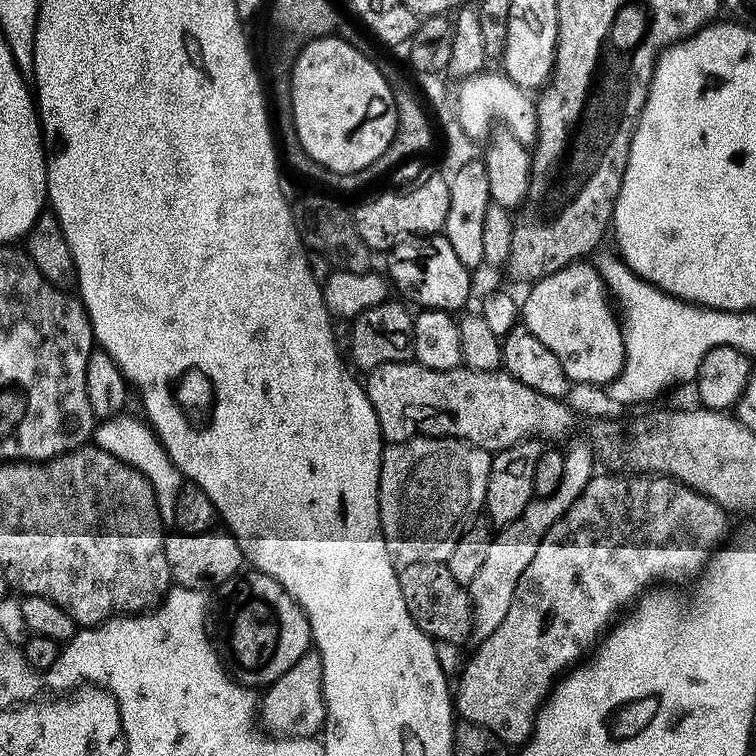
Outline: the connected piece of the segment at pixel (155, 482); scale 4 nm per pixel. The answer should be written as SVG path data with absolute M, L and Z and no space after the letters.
M128 415L112 416L108 420L101 421L93 431L93 441L97 447L134 466L147 477L155 491L160 517L166 526L173 525L176 521L177 496L181 492L184 477L174 466L164 445L160 443L151 427L145 421L140 422Z

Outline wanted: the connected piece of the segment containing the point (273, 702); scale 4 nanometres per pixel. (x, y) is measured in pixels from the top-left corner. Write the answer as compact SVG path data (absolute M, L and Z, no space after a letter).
M309 650L282 678L267 685L268 692L258 704L258 712L262 724L271 735L279 736L311 736L315 737L324 726L324 693L322 691L322 666L320 653Z

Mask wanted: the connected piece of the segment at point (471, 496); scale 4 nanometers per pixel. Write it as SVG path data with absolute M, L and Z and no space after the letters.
M414 436L400 444L389 443L380 457L380 525L386 538L386 550L390 550L397 565L446 562L458 546L458 538L477 523L484 512L486 486L490 482L490 466L493 453L456 440L453 436Z

